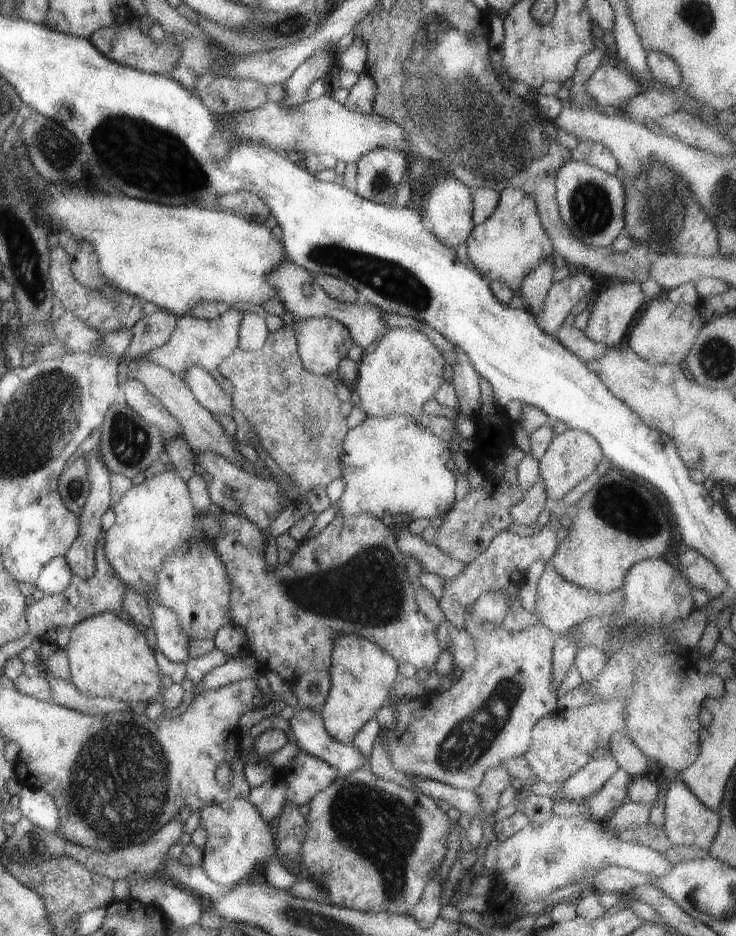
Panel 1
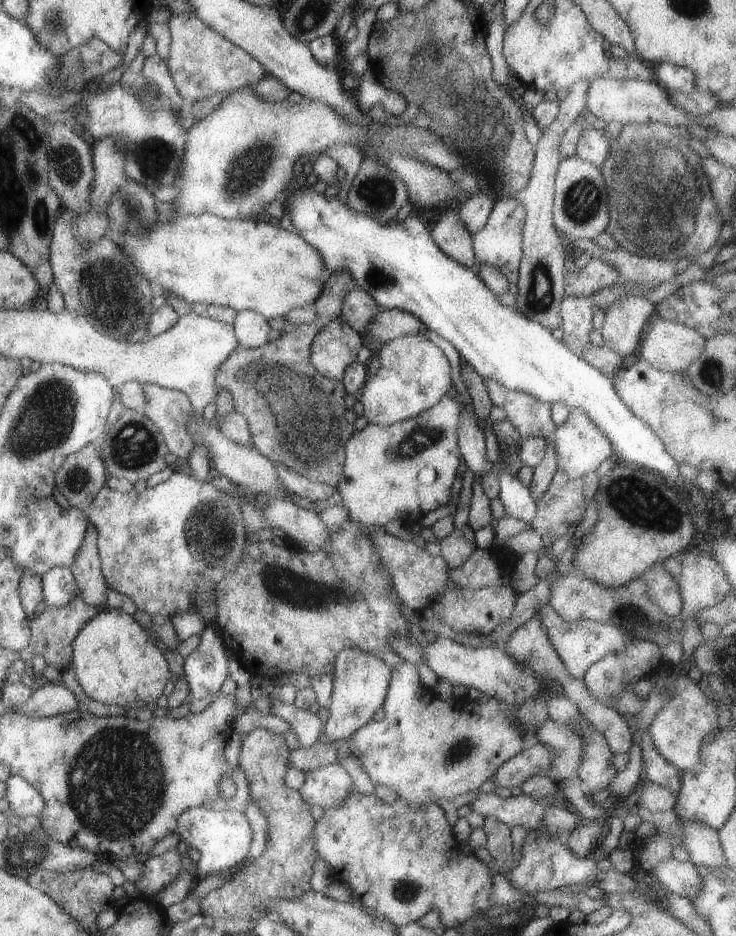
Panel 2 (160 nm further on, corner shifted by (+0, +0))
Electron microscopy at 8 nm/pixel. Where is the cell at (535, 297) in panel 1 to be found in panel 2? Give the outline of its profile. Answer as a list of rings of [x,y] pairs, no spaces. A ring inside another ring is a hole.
[[[575,81],[567,90],[567,96],[558,104],[555,120],[542,129],[539,140],[534,146],[534,157],[531,163],[527,184],[514,194],[524,208],[522,226],[522,257],[518,264],[515,282],[515,300],[512,308],[525,315],[529,320],[543,325],[550,331],[561,324],[559,307],[564,296],[563,280],[564,258],[568,254],[561,236],[557,234],[552,223],[552,198],[554,193],[554,176],[559,161],[558,142],[564,130],[573,119],[584,109],[588,81]]]

